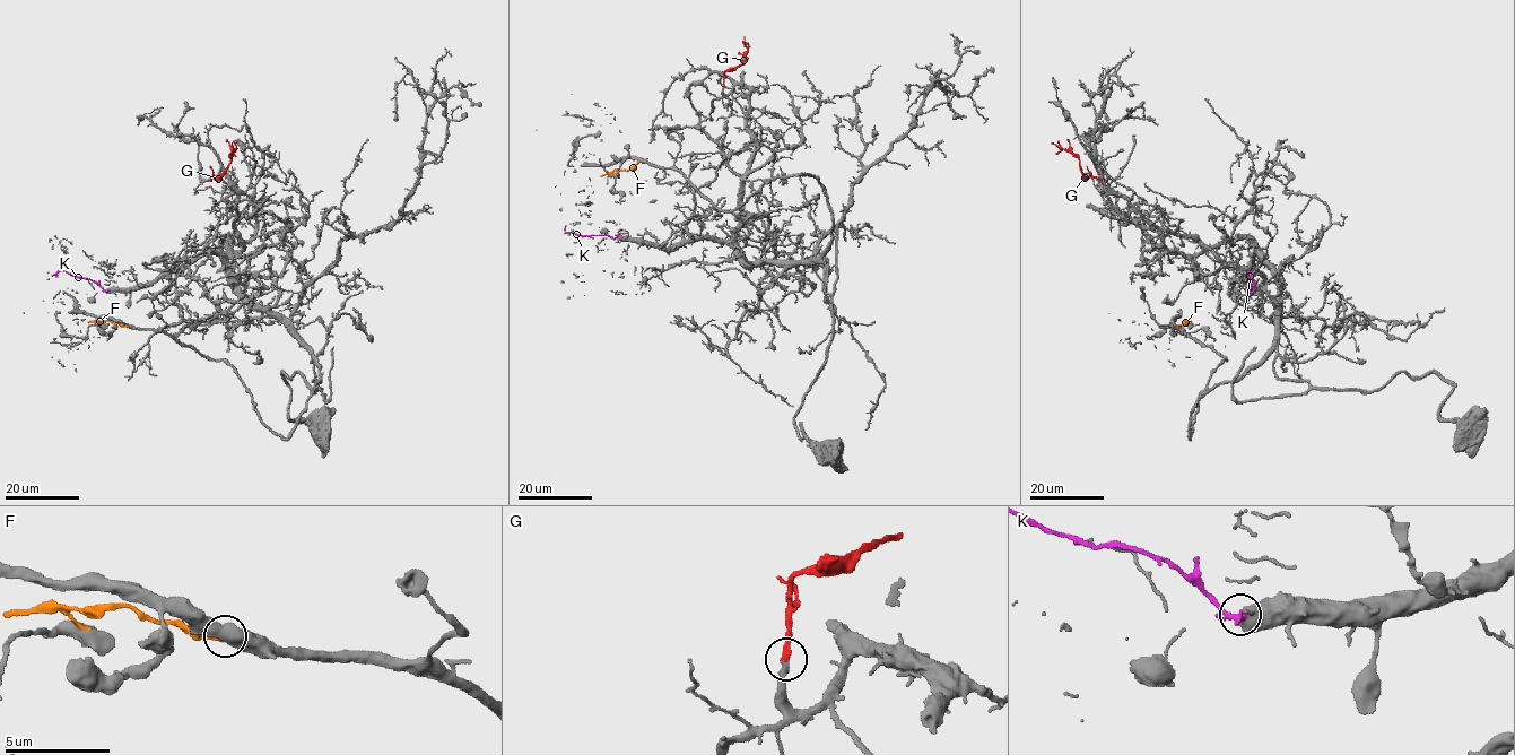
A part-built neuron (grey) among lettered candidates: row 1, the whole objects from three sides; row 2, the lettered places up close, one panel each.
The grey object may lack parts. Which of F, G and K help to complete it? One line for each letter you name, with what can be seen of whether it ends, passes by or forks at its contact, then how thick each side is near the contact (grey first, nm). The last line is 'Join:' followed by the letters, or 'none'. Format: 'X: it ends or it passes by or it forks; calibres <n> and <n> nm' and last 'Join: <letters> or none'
G: it ends; calibres 320 and 320 nm
Join: G

